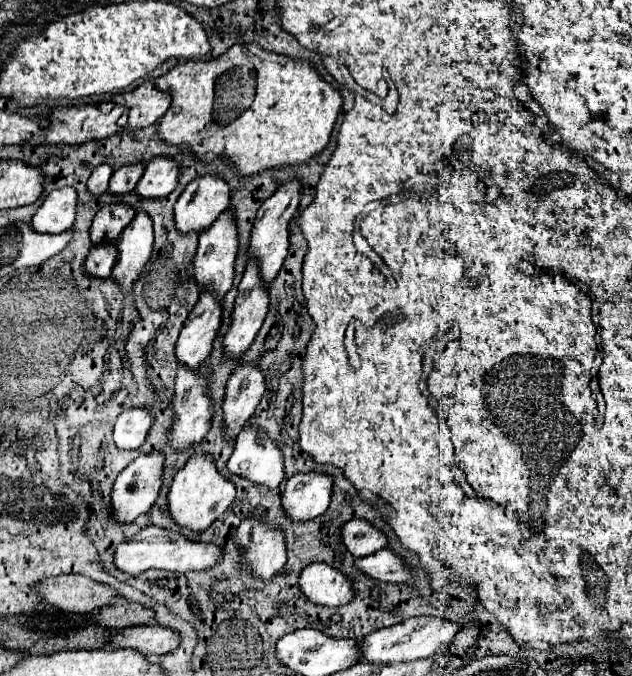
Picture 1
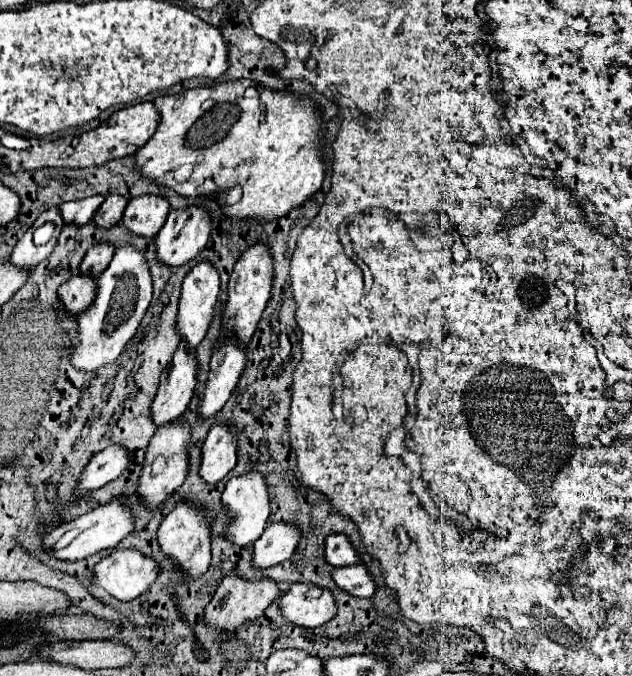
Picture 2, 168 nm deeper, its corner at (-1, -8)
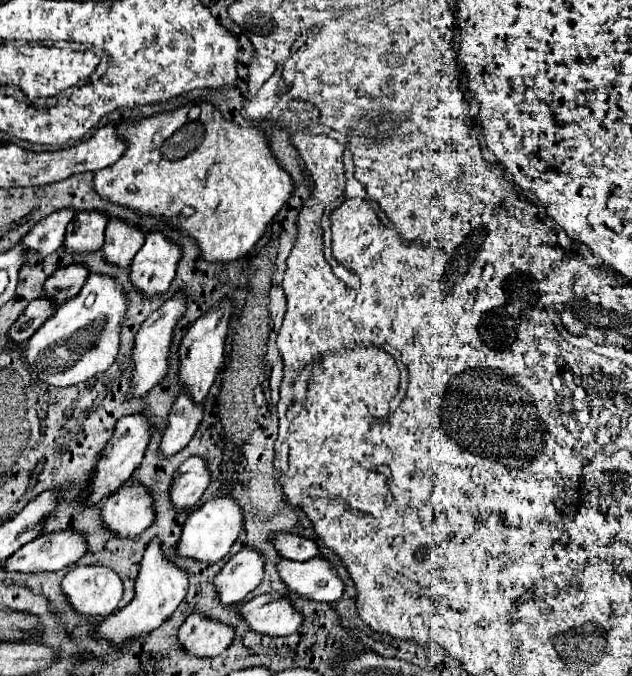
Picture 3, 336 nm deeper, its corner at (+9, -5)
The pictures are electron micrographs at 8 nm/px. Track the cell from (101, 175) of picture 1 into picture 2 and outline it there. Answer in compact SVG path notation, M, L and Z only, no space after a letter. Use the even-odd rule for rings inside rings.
M90 196L84 200L72 200L60 206L60 214L64 216L64 224L82 226L88 224L96 212L96 208L104 202L104 196Z

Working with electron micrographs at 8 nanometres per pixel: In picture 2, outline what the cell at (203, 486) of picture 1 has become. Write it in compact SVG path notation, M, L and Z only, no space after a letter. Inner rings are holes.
M178 502L178 506L164 518L158 528L160 550L180 568L188 578L202 576L210 566L210 526L204 512L198 512L192 502Z

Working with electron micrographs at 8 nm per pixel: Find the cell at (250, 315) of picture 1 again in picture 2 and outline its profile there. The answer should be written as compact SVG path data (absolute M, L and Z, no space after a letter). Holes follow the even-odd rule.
M234 342L224 344L222 348L218 348L218 352L212 354L204 396L198 406L200 420L208 420L222 410L232 390L236 388L244 366L246 366L246 352L240 350Z

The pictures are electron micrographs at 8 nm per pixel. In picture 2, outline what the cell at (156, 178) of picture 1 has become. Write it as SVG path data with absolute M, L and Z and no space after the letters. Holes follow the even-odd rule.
M136 196L128 202L124 210L122 224L134 234L148 240L154 240L154 236L164 226L164 220L170 212L170 204L166 198L160 196Z

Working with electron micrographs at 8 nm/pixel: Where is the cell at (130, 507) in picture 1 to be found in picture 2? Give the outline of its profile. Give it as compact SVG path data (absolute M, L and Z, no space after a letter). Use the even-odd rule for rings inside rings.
M114 498L108 504L102 504L96 510L92 510L76 520L70 520L70 522L56 526L50 534L44 536L42 550L50 552L58 560L76 562L76 560L88 558L100 550L116 548L116 544L122 538L126 538L132 530L134 530L134 520L130 516L130 506L126 504L124 498Z

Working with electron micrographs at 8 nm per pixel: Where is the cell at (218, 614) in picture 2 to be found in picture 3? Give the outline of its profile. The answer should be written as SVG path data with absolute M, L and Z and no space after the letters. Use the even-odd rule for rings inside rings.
M194 611L182 623L178 639L182 647L196 657L214 657L220 655L234 639L236 629L222 621L208 617L206 613Z

